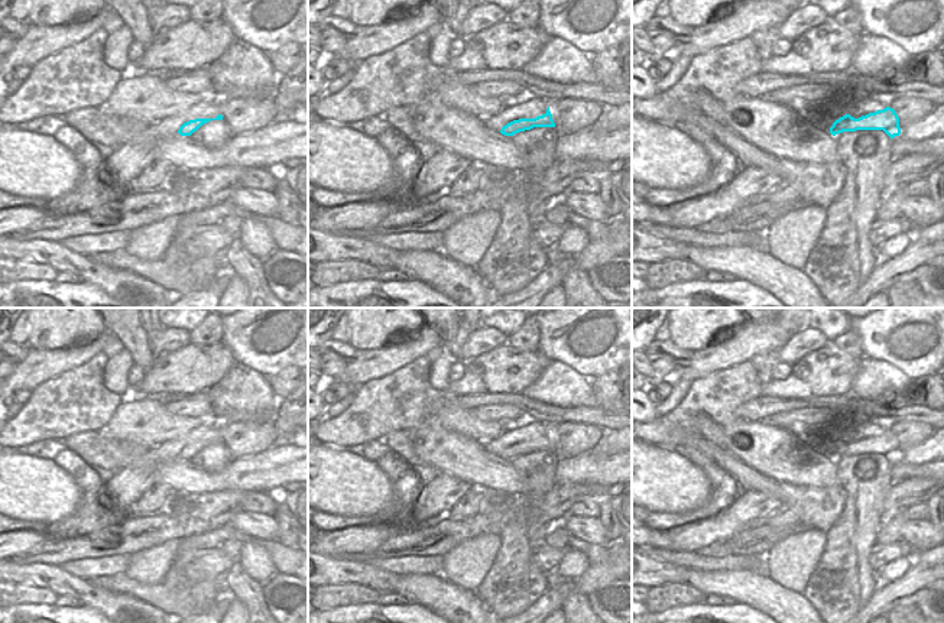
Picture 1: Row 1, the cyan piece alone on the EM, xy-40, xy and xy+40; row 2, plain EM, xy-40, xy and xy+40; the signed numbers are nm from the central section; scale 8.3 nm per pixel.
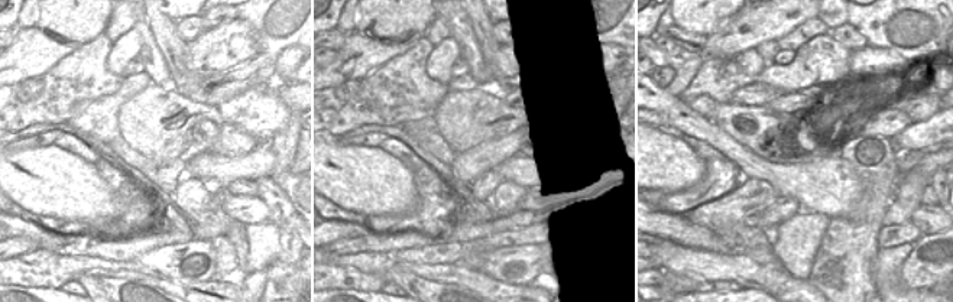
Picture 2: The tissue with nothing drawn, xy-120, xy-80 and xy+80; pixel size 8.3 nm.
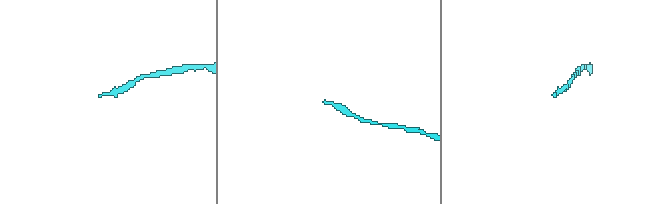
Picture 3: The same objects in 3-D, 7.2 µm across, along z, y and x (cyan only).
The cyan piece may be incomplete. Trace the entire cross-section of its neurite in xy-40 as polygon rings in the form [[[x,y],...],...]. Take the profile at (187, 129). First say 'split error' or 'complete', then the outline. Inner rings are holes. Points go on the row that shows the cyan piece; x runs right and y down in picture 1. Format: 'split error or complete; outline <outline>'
split error; outline [[[207,95],[199,104],[192,106],[186,111],[158,121],[155,124],[155,134],[162,139],[181,136],[191,136],[202,124],[211,120],[223,120],[223,104],[226,101],[214,101],[213,95]]]

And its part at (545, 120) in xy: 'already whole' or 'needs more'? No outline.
needs more

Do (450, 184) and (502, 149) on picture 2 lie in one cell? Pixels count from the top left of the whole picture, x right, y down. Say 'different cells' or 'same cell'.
same cell

